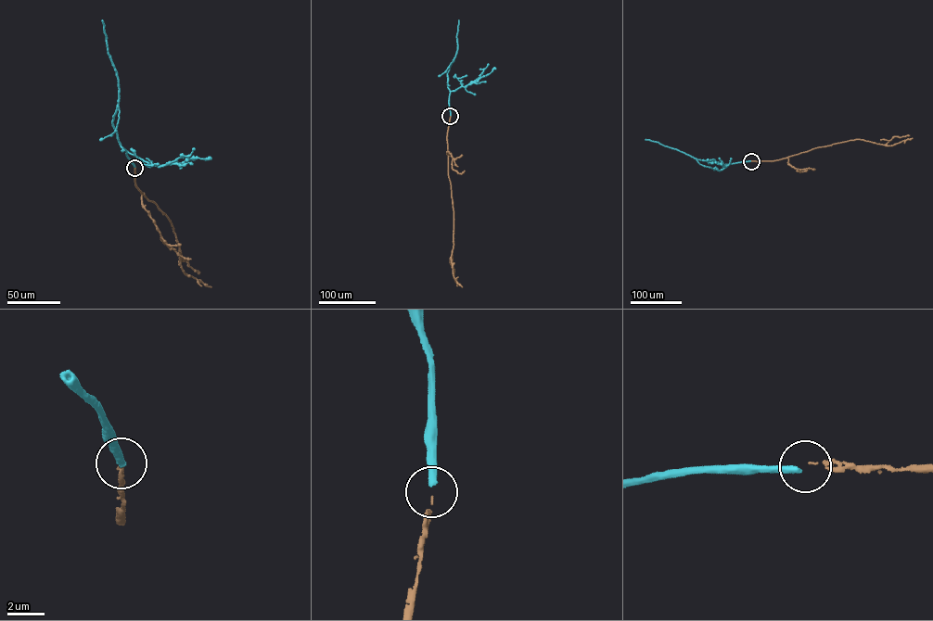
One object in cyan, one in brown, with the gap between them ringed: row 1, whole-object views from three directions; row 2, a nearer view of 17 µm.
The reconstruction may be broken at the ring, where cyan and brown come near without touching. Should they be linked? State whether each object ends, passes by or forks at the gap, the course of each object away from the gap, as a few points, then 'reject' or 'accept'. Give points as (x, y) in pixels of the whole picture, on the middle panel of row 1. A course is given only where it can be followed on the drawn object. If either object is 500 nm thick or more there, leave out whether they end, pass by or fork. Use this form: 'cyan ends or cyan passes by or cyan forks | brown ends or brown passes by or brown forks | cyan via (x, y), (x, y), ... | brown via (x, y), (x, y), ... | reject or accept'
cyan ends | brown ends | cyan via (450, 116), (447, 73), (457, 50), (458, 20) | brown via (450, 116), (447, 140), (453, 210), (451, 259), (453, 274), (462, 287) | accept

